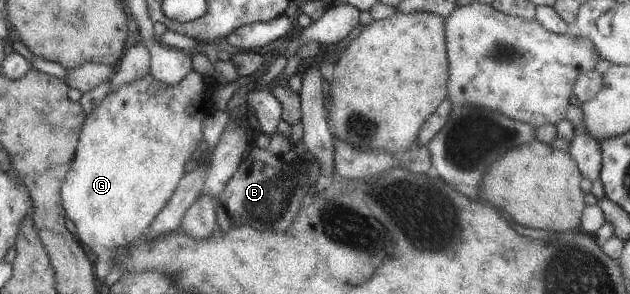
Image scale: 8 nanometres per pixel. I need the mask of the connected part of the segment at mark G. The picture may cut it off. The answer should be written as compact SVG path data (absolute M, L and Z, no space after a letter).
M191 69L176 85L169 86L155 79L147 72L141 78L132 80L127 84L122 84L118 89L108 91L99 104L96 104L91 111L85 115L85 118L80 122L76 145L72 159L69 163L69 168L62 180L59 196L60 205L64 215L73 222L75 226L75 236L77 240L82 242L82 247L86 250L91 250L93 253L109 252L111 250L121 249L126 245L131 245L137 242L140 236L144 234L149 223L155 218L155 215L165 206L167 199L173 194L175 185L179 179L185 174L185 162L191 158L191 153L196 149L196 144L202 140L202 122L205 117L212 111L211 95L213 89L218 85L218 82L211 85L206 85L205 77L193 69Z

